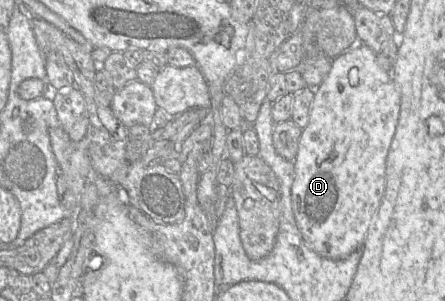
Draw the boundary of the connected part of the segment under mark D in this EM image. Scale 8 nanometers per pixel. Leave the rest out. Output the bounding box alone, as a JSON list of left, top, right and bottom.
[292,43,401,260]

